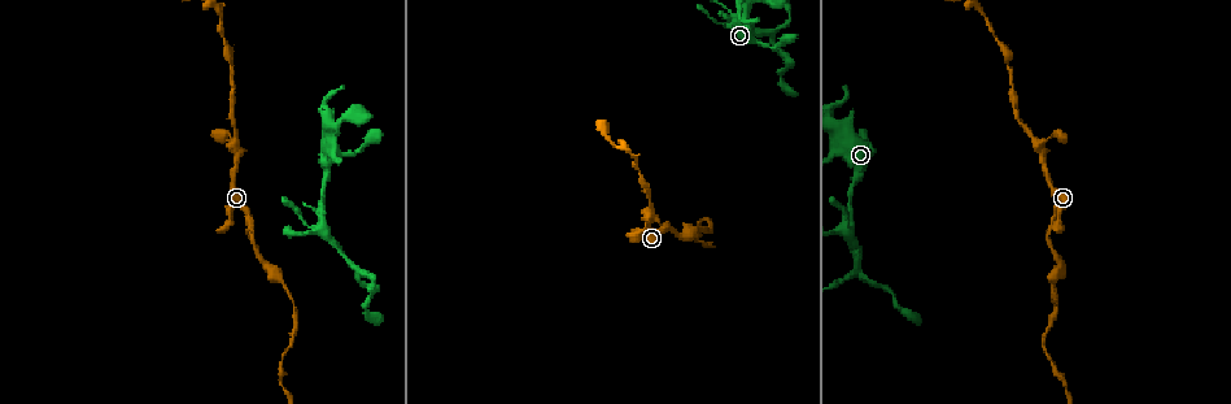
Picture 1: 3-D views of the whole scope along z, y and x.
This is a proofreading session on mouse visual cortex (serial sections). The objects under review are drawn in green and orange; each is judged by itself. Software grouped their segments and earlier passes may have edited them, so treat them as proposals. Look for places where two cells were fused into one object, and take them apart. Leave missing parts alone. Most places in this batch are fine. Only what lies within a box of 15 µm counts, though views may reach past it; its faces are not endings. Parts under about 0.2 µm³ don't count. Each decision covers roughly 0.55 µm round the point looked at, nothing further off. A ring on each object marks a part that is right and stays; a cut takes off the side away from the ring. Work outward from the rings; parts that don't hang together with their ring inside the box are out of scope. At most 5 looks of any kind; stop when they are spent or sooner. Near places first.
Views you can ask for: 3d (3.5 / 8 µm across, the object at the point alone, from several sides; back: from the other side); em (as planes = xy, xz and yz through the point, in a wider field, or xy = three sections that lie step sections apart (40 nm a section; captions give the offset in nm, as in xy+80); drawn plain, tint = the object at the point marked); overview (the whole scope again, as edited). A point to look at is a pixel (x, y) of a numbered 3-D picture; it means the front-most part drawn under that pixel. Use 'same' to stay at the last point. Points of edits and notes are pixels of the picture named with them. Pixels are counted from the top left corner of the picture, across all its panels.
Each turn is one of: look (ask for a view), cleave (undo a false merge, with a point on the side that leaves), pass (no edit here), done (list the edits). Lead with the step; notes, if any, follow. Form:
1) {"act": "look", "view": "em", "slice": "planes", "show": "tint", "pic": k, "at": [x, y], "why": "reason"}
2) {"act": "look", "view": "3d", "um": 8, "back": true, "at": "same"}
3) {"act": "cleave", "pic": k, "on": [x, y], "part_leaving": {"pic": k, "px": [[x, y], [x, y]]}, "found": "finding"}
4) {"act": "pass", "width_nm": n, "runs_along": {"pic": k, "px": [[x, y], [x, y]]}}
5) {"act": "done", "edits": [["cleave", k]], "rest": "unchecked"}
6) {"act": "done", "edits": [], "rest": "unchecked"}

{"act": "look", "view": "3d", "um": 3.5, "pic": 1, "at": [1053, 283], "why": "sudden change in width"}

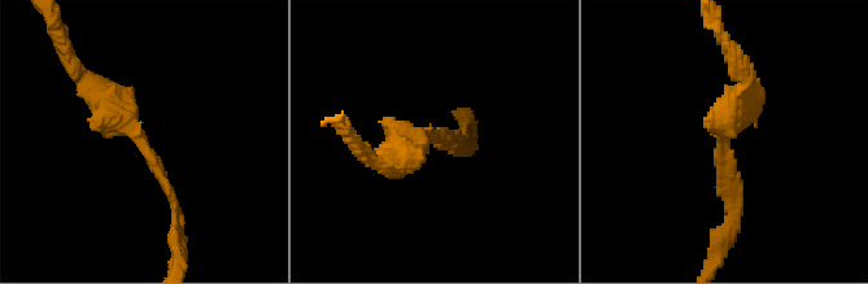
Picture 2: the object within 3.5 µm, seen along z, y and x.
{"act": "pass", "runs_along": {"pic": 2, "px": [[92, 83], [157, 164], [177, 223]]}, "found": "all the same cell"}

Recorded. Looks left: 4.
{"act": "look", "view": "3d", "um": 3.5, "pic": 1, "at": [324, 228], "why": "arms part here"}

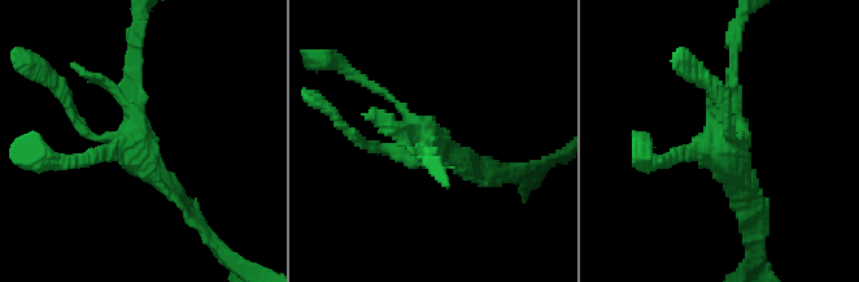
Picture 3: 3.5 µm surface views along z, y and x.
{"act": "look", "view": "em", "slice": "xy", "step": 3, "show": "tint", "pic": 3, "at": [424, 142]}

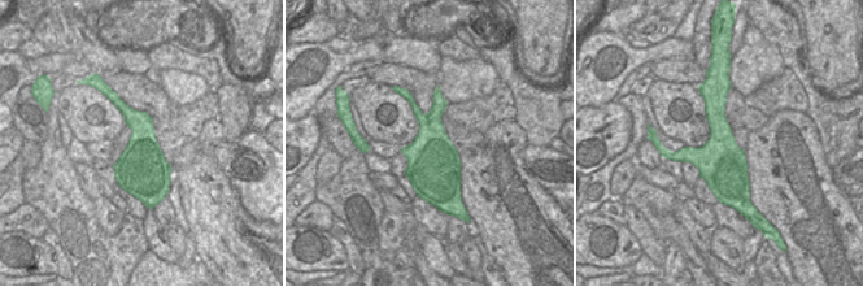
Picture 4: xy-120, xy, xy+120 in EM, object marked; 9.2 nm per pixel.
{"act": "look", "view": "em", "slice": "xy", "step": 1, "show": "tint", "at": "same"}

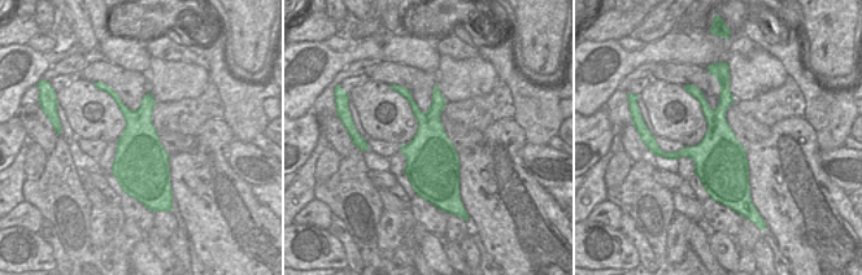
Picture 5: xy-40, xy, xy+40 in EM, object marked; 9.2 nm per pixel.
{"act": "pass", "runs_along": {"pic": 3, "px": [[130, 59], [134, 146], [186, 202]]}, "found": "continuous, no second cell"}

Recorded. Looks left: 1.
{"act": "done", "edits": [], "rest": "unchecked"}

